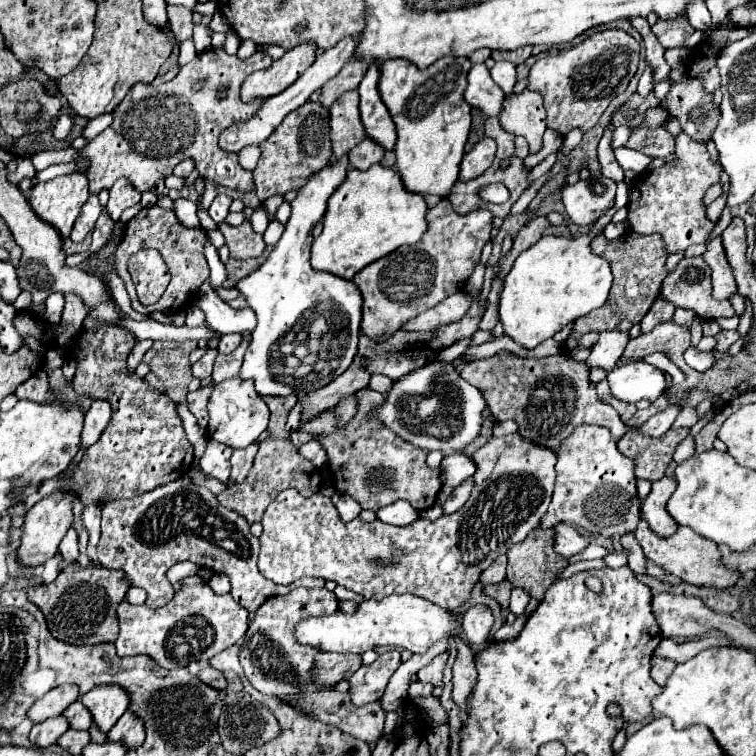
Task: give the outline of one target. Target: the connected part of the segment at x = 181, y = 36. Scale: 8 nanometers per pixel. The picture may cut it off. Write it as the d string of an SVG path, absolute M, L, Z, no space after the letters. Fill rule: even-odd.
M169 5L167 7L167 17L171 21L171 31L175 33L175 37L183 43L187 39L193 37L193 15L189 9L185 7L175 7L175 5Z

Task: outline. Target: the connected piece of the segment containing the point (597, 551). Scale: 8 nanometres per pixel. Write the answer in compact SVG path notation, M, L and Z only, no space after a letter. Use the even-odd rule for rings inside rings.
M590 544L586 547L581 553L574 555L568 559L569 564L574 564L580 560L593 560L593 559L602 559L605 557L609 551L601 546L596 544Z

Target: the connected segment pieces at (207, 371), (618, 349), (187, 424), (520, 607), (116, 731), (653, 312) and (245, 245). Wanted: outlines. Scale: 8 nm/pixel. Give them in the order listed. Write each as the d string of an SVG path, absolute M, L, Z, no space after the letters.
M207 349L207 353L205 353L205 355L203 355L195 365L193 365L193 375L195 375L195 377L199 377L199 379L203 379L203 377L211 375L215 357L217 357L217 349Z
M605 329L599 333L599 341L593 345L593 353L587 359L589 367L603 367L611 371L617 359L623 355L625 345L629 343L629 333L619 329Z
M177 405L177 411L179 411L179 417L183 419L183 427L185 427L187 439L189 439L189 443L193 443L195 457L201 459L203 453L205 453L205 447L207 447L207 431L197 425L197 421L191 415L191 411L187 409L187 405Z
M515 587L513 593L511 593L511 605L509 605L509 611L513 611L515 615L521 615L521 613L525 611L525 607L529 605L529 599L531 599L531 597L529 597L527 591Z
M131 709L121 715L121 719L113 725L113 729L107 733L109 741L121 741L129 749L137 749L145 741L145 725L139 715L135 715Z
M657 297L655 303L651 305L651 309L647 311L647 315L641 321L641 331L647 333L647 331L651 331L651 327L655 327L655 323L669 321L673 317L673 311L675 311L673 303L667 303L663 297Z
M243 221L241 225L229 225L221 223L219 231L225 235L225 243L231 251L233 259L251 259L261 257L265 251L265 241L261 233L255 233L251 227L251 221Z

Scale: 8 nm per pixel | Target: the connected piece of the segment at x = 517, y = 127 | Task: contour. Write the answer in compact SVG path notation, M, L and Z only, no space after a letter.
M525 89L521 95L511 95L511 99L503 103L499 121L505 131L527 139L531 155L543 147L543 133L547 127L543 97L537 91Z

